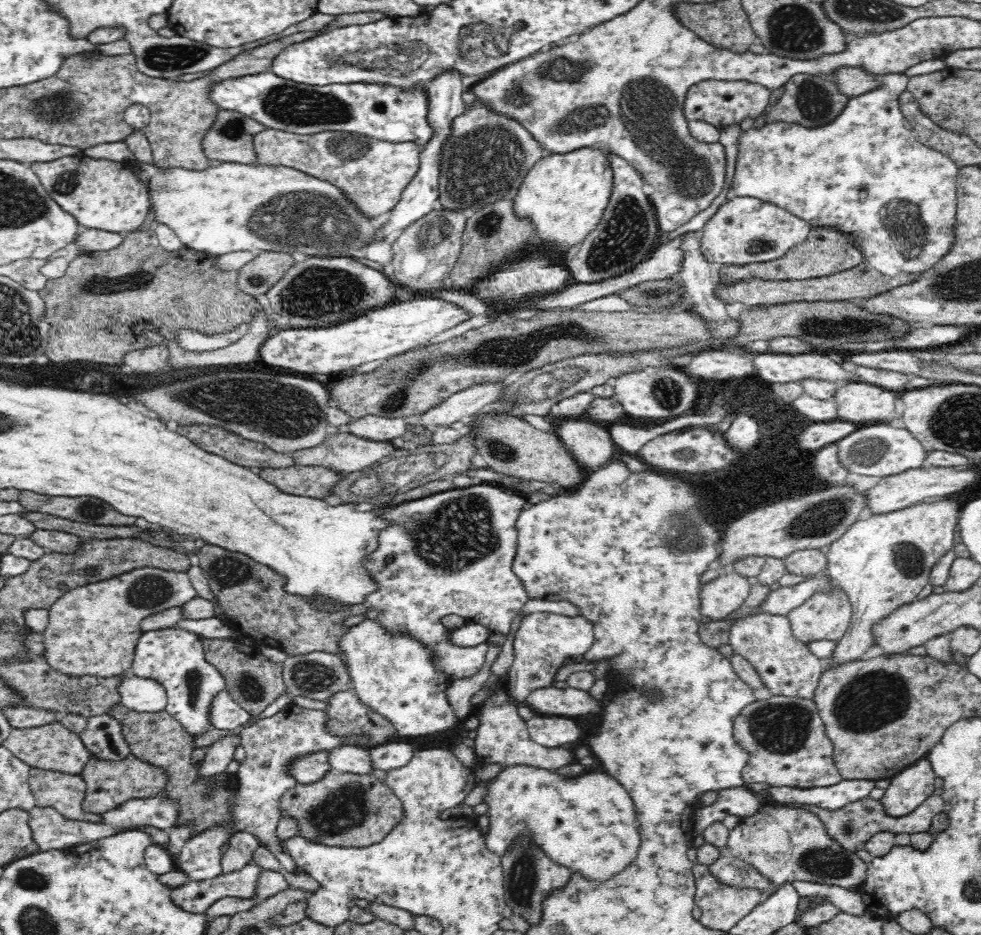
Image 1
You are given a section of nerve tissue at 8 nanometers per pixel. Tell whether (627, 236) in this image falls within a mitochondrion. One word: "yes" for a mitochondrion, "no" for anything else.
yes

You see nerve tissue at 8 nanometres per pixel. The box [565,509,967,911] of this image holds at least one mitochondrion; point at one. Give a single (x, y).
(869, 701)

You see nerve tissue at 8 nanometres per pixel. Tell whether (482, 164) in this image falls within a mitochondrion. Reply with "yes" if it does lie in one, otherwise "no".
yes

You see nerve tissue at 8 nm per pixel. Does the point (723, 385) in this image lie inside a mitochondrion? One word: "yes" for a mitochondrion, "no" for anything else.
no

